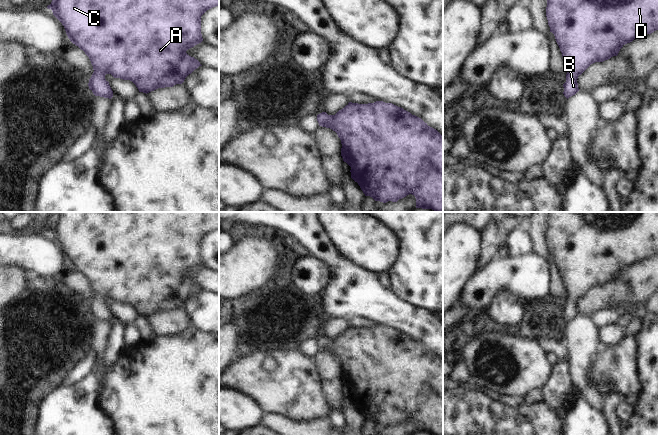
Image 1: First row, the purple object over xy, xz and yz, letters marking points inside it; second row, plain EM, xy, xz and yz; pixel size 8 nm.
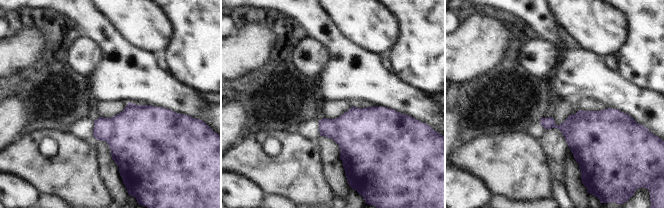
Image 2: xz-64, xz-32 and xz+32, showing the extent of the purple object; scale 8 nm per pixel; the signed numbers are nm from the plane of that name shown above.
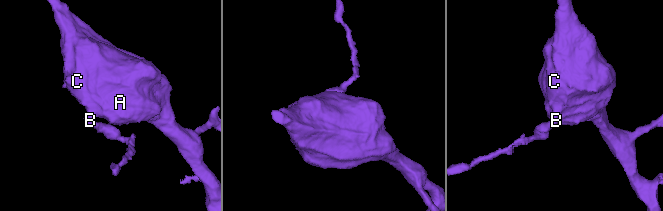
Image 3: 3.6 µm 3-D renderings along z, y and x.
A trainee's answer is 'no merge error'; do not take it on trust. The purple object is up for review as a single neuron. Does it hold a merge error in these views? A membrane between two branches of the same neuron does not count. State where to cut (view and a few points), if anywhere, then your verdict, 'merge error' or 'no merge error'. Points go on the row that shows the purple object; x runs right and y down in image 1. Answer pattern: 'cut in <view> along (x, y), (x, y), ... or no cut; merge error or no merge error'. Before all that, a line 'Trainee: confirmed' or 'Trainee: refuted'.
Trainee: confirmed
no cut; no merge error

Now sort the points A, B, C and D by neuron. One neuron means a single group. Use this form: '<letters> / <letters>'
A B C D

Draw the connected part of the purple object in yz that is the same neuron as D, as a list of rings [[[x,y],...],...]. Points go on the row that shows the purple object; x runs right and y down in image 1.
[[[547,0],[546,17],[568,69],[563,84],[568,99],[579,91],[578,76],[591,64],[617,56],[625,44],[658,30],[658,0]]]

